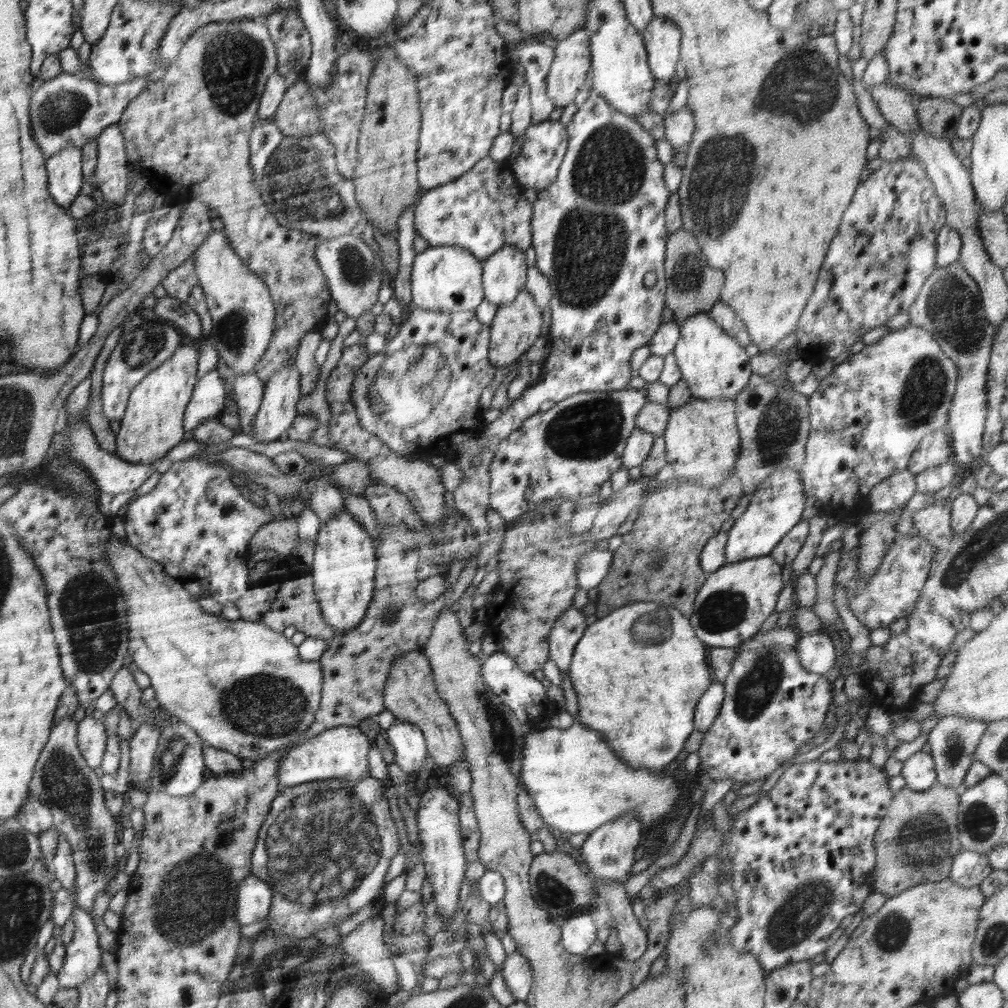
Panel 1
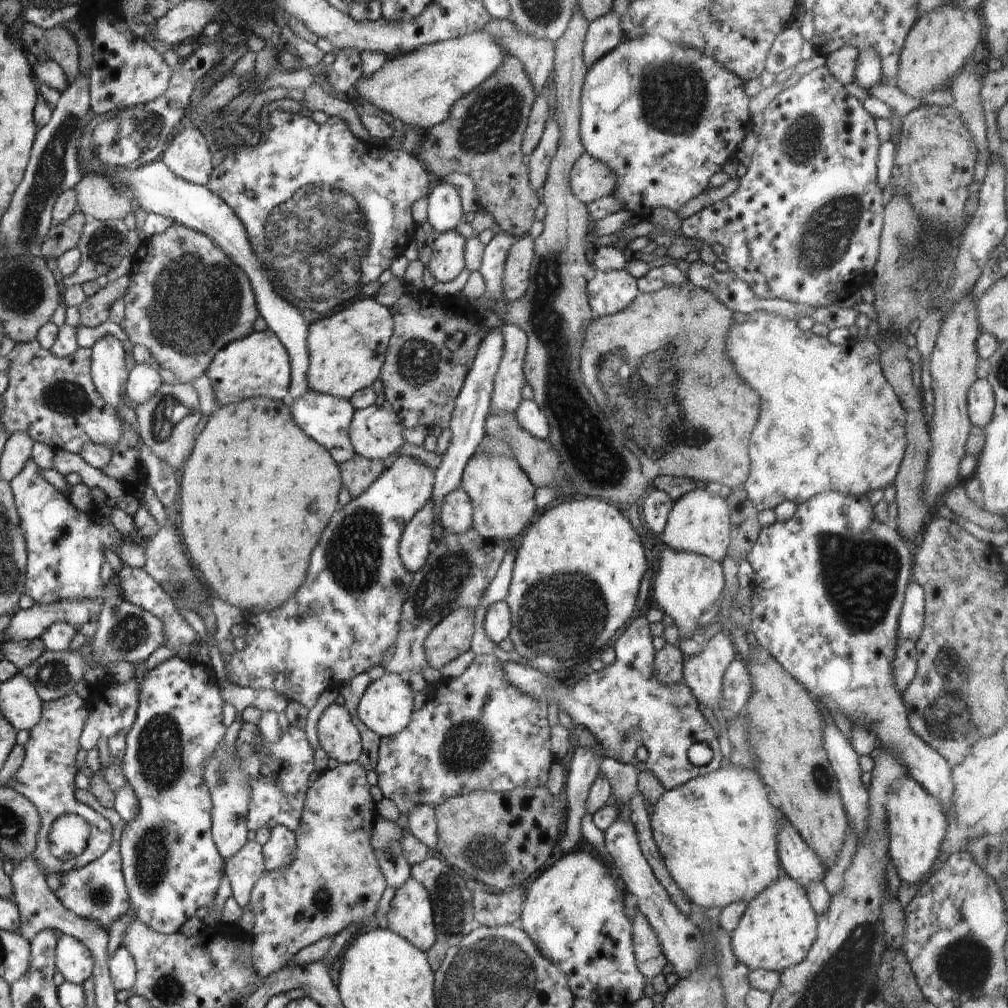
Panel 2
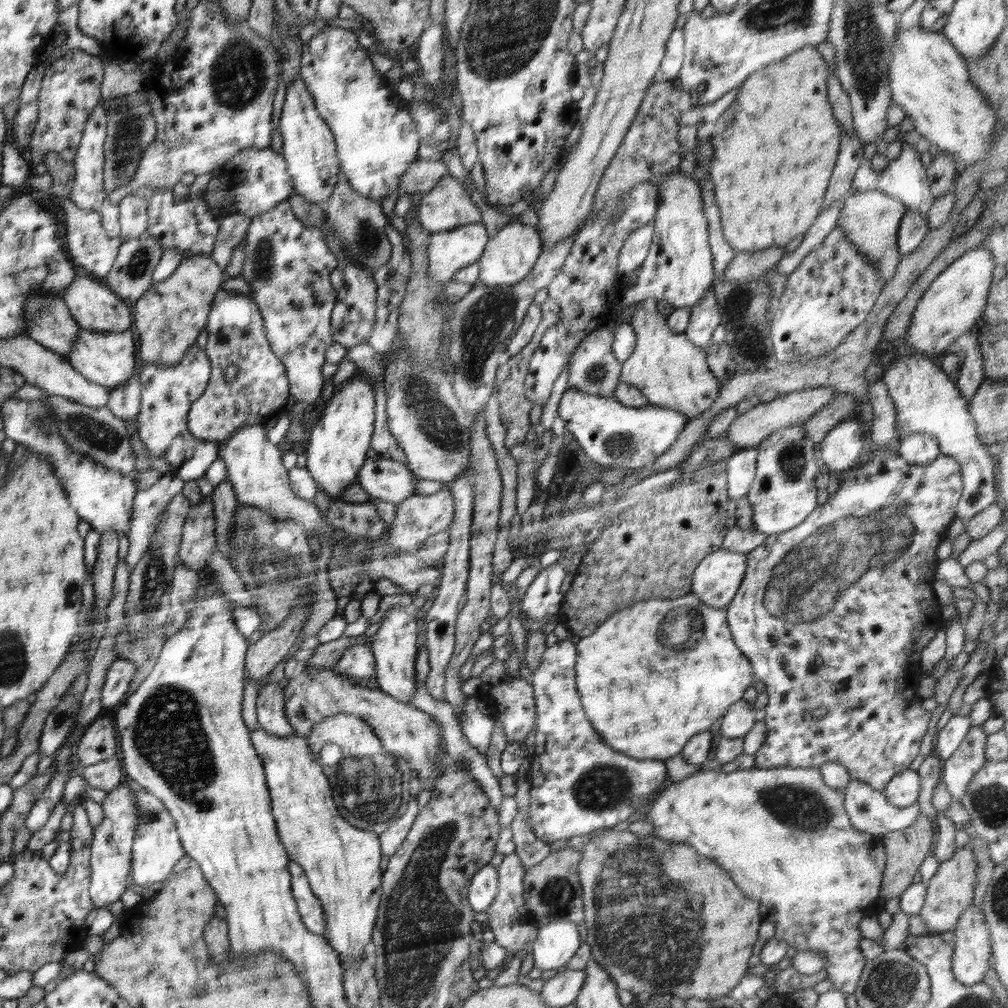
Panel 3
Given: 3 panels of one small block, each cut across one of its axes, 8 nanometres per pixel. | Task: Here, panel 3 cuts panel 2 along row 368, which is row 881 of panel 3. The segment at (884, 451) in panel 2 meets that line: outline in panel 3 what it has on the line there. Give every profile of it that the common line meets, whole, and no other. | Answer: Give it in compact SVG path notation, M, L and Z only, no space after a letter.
M783 766L778 768L752 768L748 770L736 770L734 772L724 772L720 768L715 770L700 770L682 782L668 782L667 787L660 793L647 798L637 810L635 816L631 819L648 820L654 826L653 834L656 839L664 839L668 842L690 844L696 848L696 852L700 856L715 860L724 870L732 872L734 882L740 886L740 890L747 897L756 899L760 903L760 914L762 921L776 922L776 935L774 938L782 939L789 947L798 947L798 951L822 951L822 955L826 957L825 969L827 972L826 980L832 982L832 987L845 993L846 995L855 992L858 980L862 975L865 966L865 956L861 951L859 942L863 937L860 935L859 923L864 917L864 908L868 908L871 904L879 900L881 889L881 880L883 879L884 862L880 862L880 870L878 862L874 861L874 848L878 841L878 837L882 840L882 835L871 835L867 832L858 830L849 819L844 806L843 793L838 789L830 788L822 778L825 770L818 767L792 767Z

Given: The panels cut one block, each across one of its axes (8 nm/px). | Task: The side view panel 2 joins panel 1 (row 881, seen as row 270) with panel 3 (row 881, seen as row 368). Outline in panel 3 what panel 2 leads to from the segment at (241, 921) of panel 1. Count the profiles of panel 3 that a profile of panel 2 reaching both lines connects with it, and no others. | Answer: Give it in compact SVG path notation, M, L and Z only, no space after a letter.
M289 861L288 866L291 874L291 891L304 926L310 933L324 936L326 921L319 898L312 892L304 869L292 861Z

